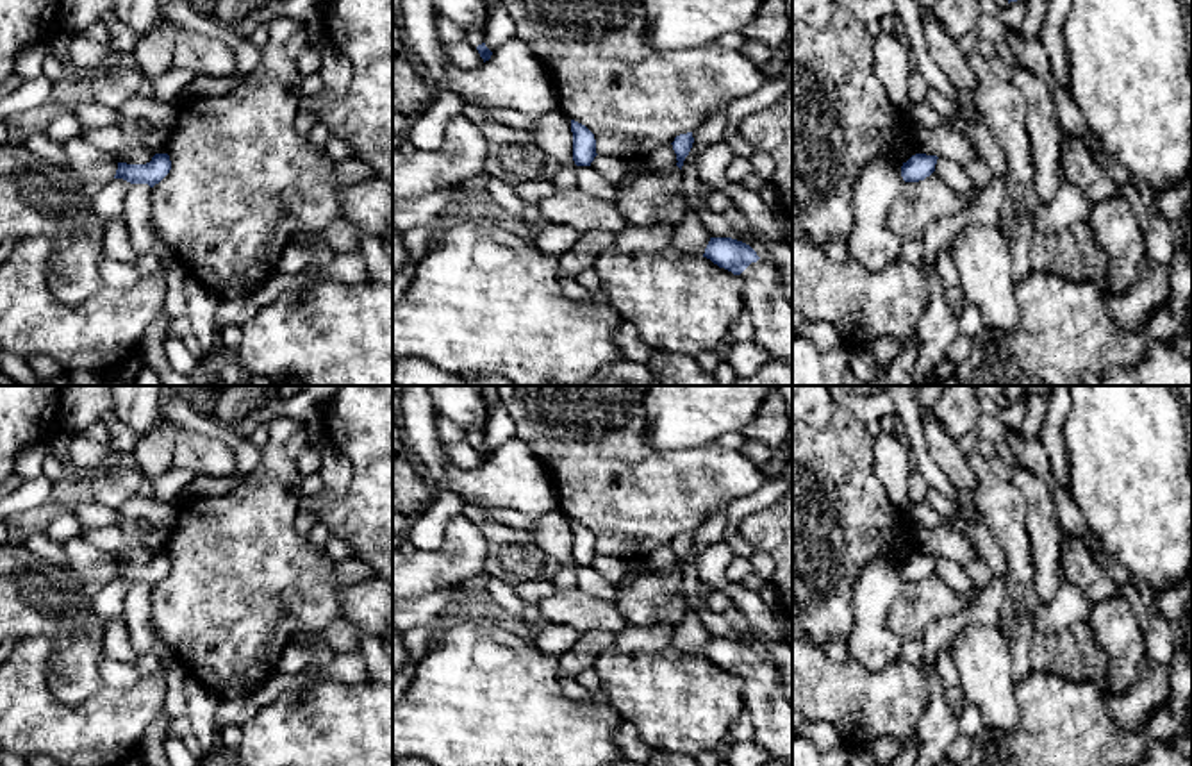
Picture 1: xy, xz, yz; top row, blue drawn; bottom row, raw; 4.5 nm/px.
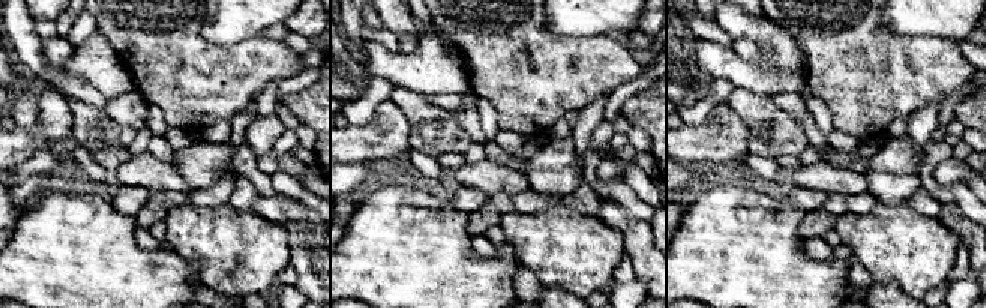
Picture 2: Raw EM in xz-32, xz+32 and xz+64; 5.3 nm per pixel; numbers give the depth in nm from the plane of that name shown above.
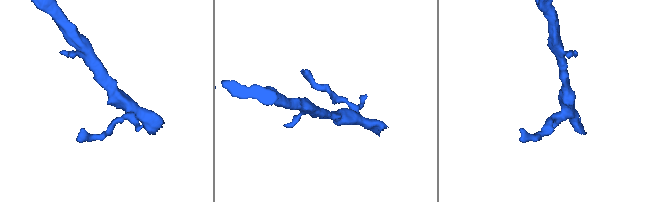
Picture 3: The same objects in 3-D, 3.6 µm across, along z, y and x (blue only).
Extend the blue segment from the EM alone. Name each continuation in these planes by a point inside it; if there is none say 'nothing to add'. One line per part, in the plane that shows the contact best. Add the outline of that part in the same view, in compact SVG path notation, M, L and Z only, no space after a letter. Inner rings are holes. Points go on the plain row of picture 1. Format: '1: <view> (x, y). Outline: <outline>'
1: xz (771, 713). Outline: M758 659L742 673L744 709L755 727L755 741L771 759L792 764L792 704L783 696L782 671L774 659Z

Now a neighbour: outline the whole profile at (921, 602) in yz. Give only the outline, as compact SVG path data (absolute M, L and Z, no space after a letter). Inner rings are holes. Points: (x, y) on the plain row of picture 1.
M935 573L919 582L905 582L887 625L901 641L923 641L926 627L949 614L969 609L962 595L948 587Z

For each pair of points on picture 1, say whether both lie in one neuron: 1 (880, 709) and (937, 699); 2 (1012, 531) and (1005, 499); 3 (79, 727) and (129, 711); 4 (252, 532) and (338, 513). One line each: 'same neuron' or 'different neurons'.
1: different neurons
2: same neuron
3: same neuron
4: different neurons

